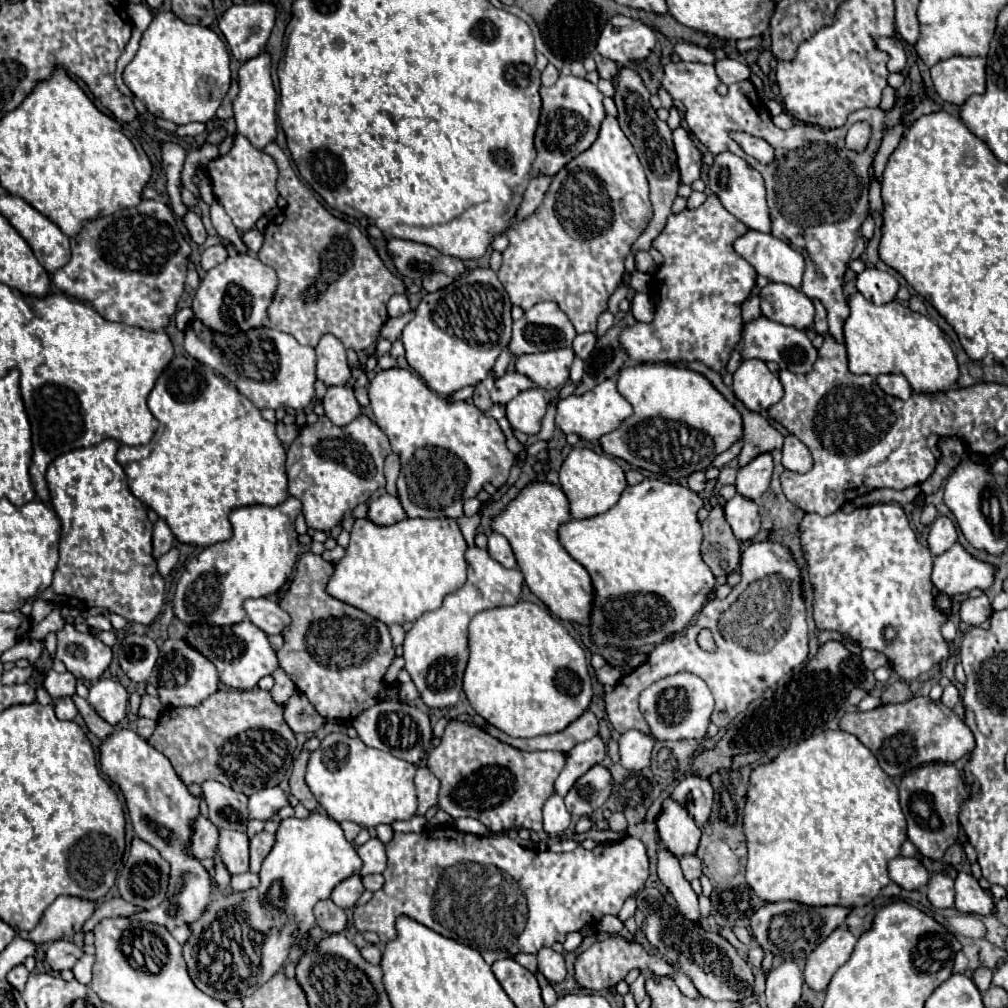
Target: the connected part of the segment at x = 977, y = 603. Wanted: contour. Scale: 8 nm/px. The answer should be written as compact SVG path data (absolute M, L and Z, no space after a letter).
M985 594L977 596L977 598L967 598L961 602L961 610L959 616L965 624L969 626L981 626L985 620L989 620L991 616L991 602L987 600Z

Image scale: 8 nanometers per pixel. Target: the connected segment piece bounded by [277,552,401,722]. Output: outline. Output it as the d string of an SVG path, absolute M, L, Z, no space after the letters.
M305 552L299 558L289 590L279 600L281 608L291 614L293 622L283 630L285 644L277 654L279 666L319 714L351 722L373 704L383 700L401 702L399 682L385 682L385 672L395 660L395 646L389 628L383 622L327 594L325 586L333 572L335 564L313 552Z

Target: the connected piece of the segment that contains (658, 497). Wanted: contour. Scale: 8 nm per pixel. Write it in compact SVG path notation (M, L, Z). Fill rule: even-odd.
M645 478L635 486L627 486L619 502L605 514L571 520L559 528L563 548L587 568L595 586L595 606L591 612L591 634L595 644L611 648L641 648L659 644L675 632L689 626L691 618L705 606L715 588L715 576L701 558L701 524L697 510L703 500L677 482L661 482Z

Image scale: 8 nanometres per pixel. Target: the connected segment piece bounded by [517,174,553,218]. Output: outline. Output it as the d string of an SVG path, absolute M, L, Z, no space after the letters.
M537 174L531 178L527 190L525 190L525 196L523 196L523 202L519 206L519 212L517 212L517 218L525 218L529 214L535 212L535 208L543 202L543 196L551 184L551 176L547 174Z

